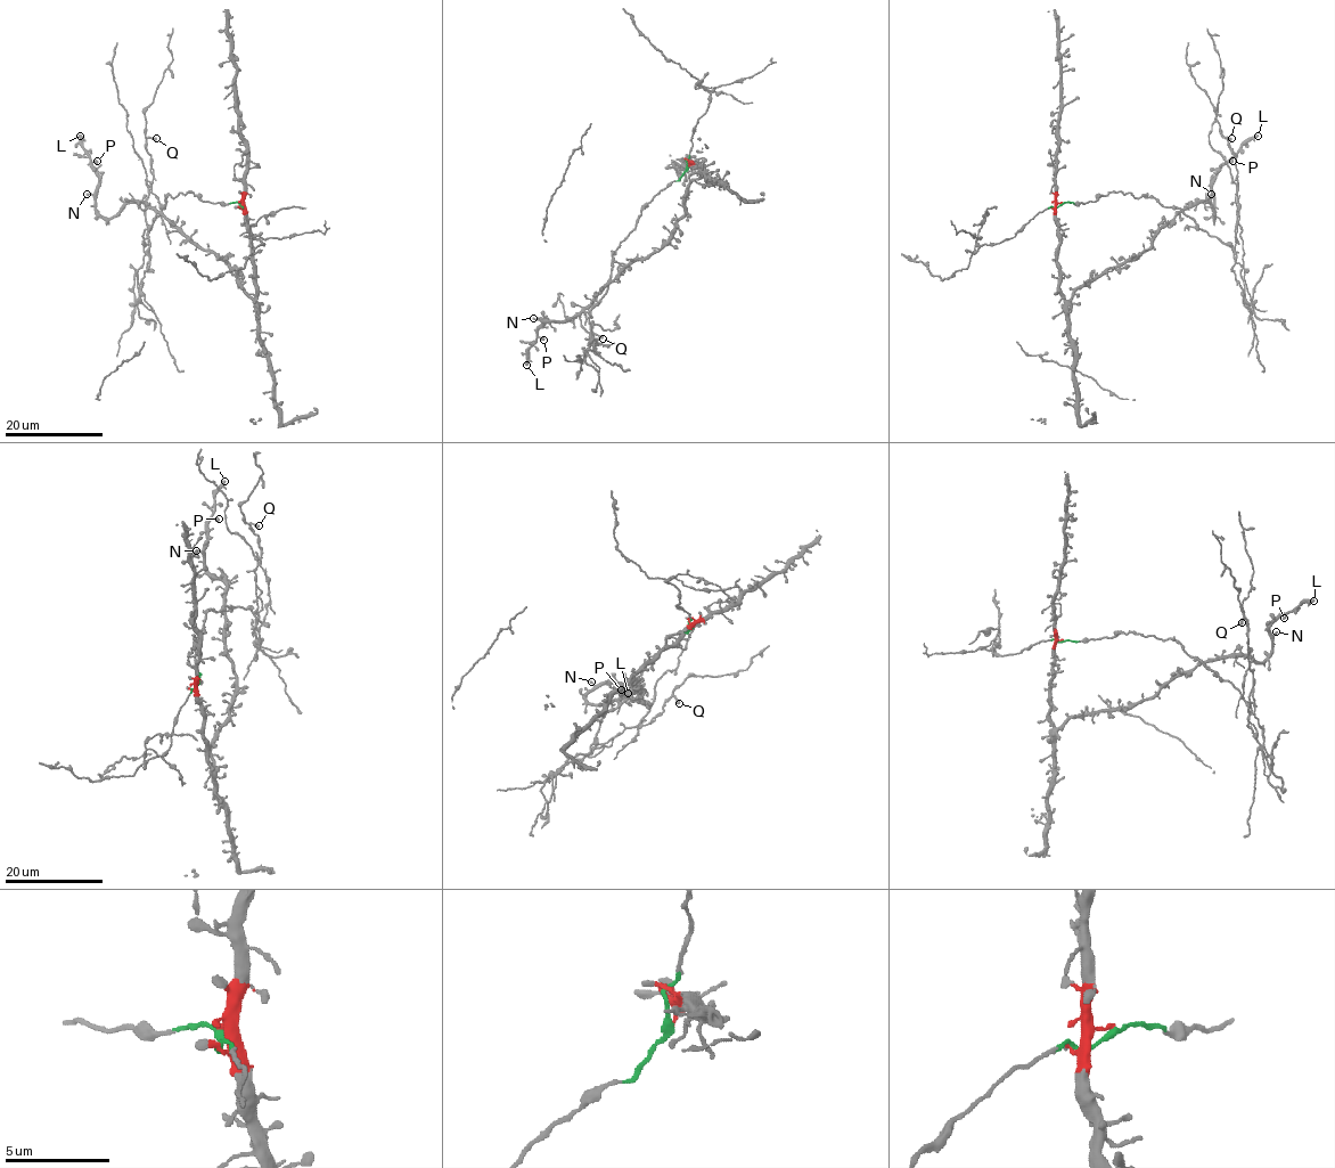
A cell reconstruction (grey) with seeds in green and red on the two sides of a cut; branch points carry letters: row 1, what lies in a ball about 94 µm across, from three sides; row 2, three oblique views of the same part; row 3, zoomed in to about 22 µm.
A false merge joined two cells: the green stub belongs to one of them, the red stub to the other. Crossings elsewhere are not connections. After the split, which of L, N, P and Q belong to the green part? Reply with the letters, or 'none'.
Q

